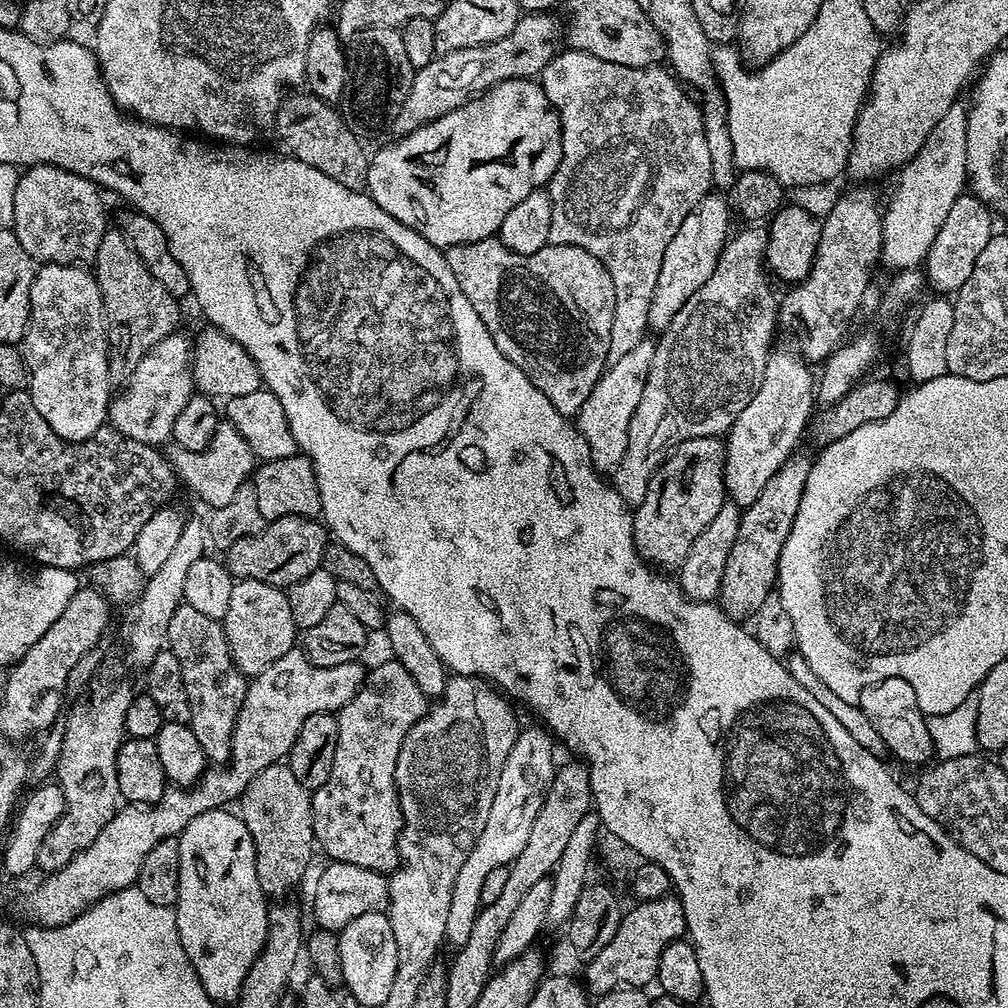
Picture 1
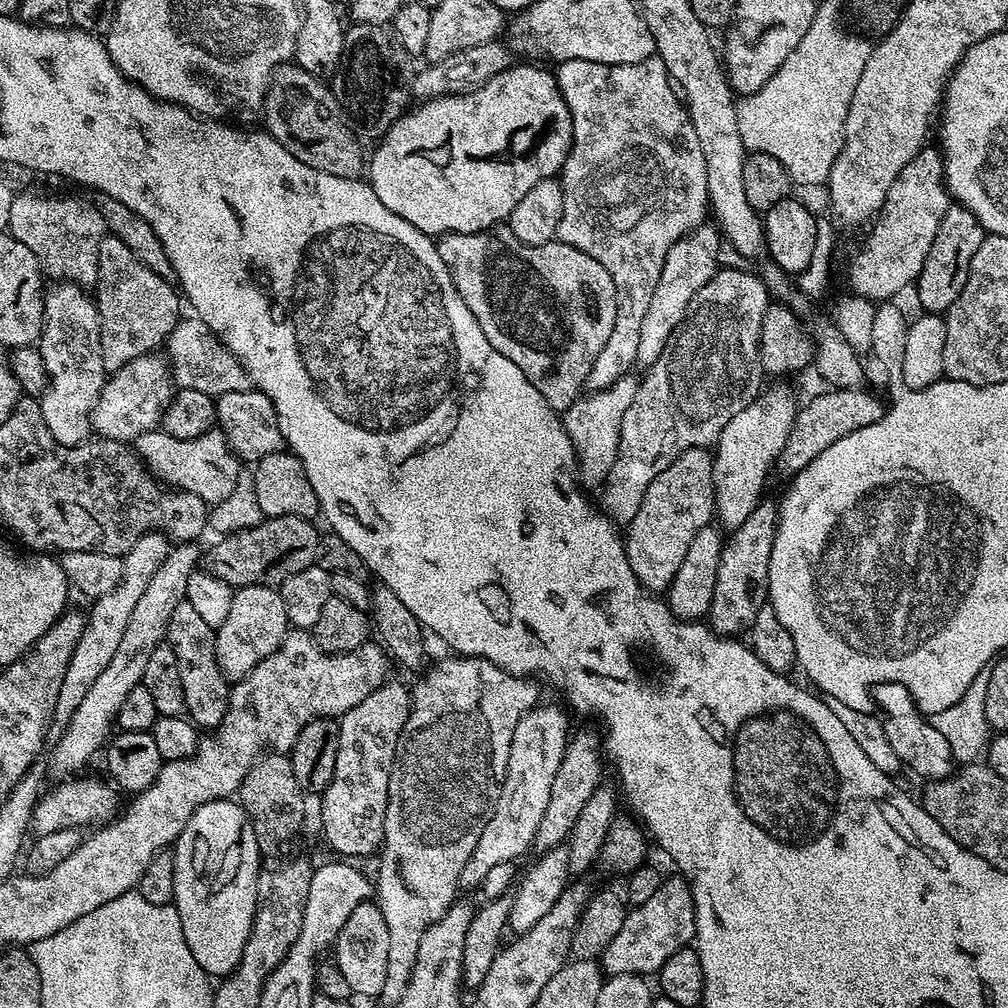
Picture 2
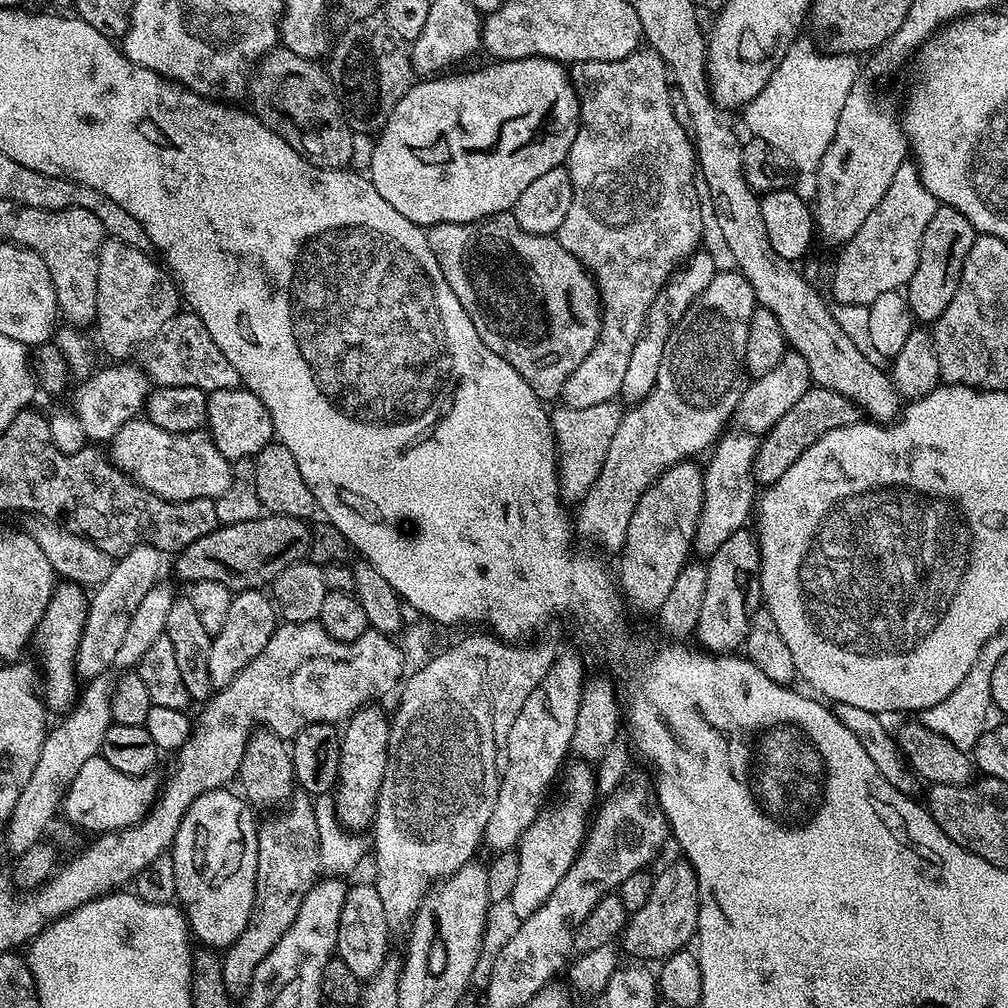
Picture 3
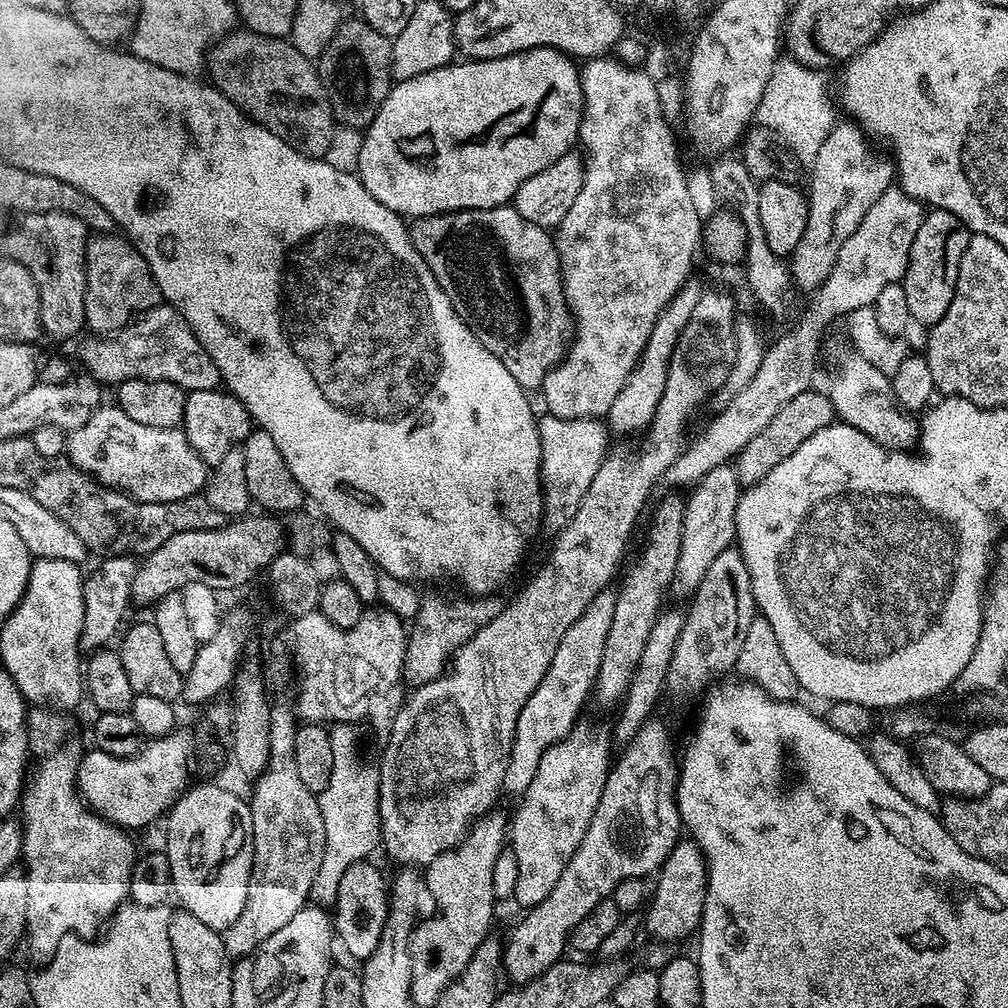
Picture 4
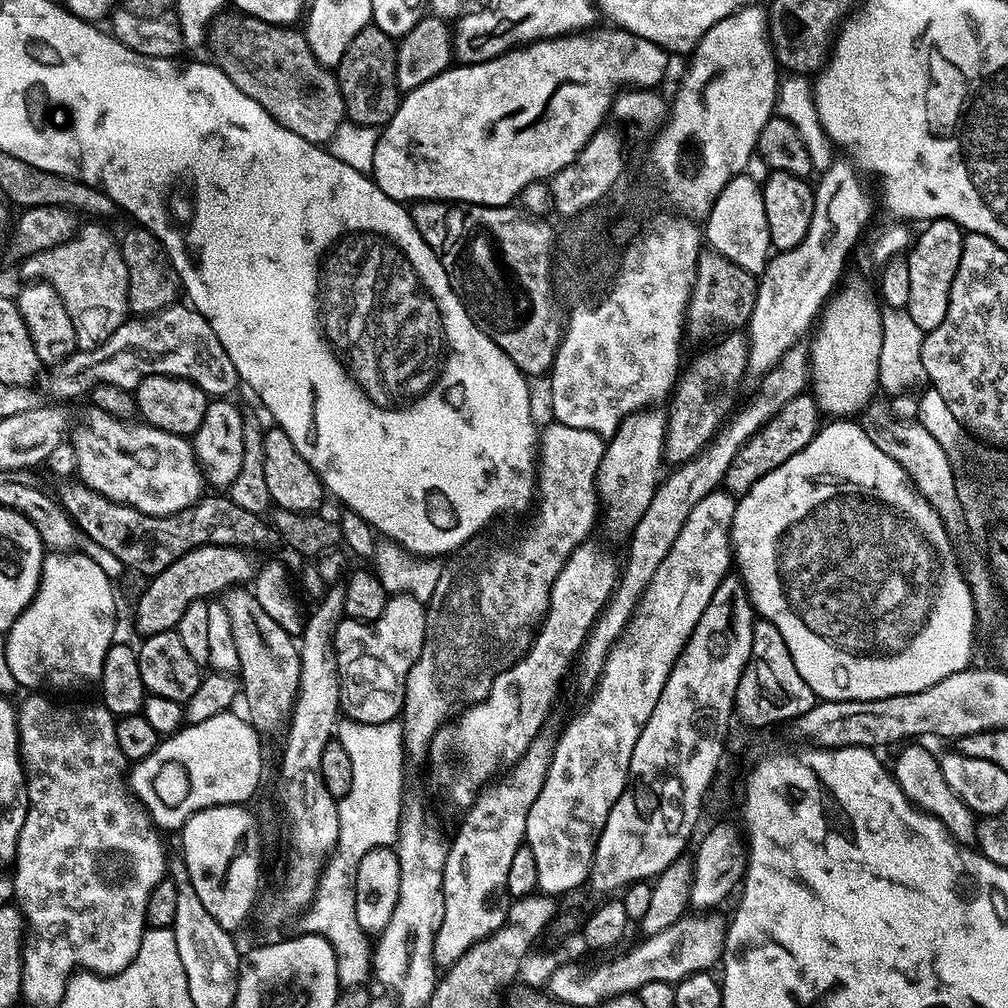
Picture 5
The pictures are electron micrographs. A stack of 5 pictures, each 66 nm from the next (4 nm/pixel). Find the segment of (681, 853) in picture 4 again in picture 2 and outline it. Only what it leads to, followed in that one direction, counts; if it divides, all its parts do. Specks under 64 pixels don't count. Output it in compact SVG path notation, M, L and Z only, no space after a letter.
M679 874L665 875L661 879L657 892L646 902L629 907L624 913L622 930L614 934L614 942L606 946L602 957L602 968L608 976L630 974L645 978L659 973L660 967L670 958L670 954L678 954L678 950L689 947L696 939L696 915L694 914L694 900L688 881Z

